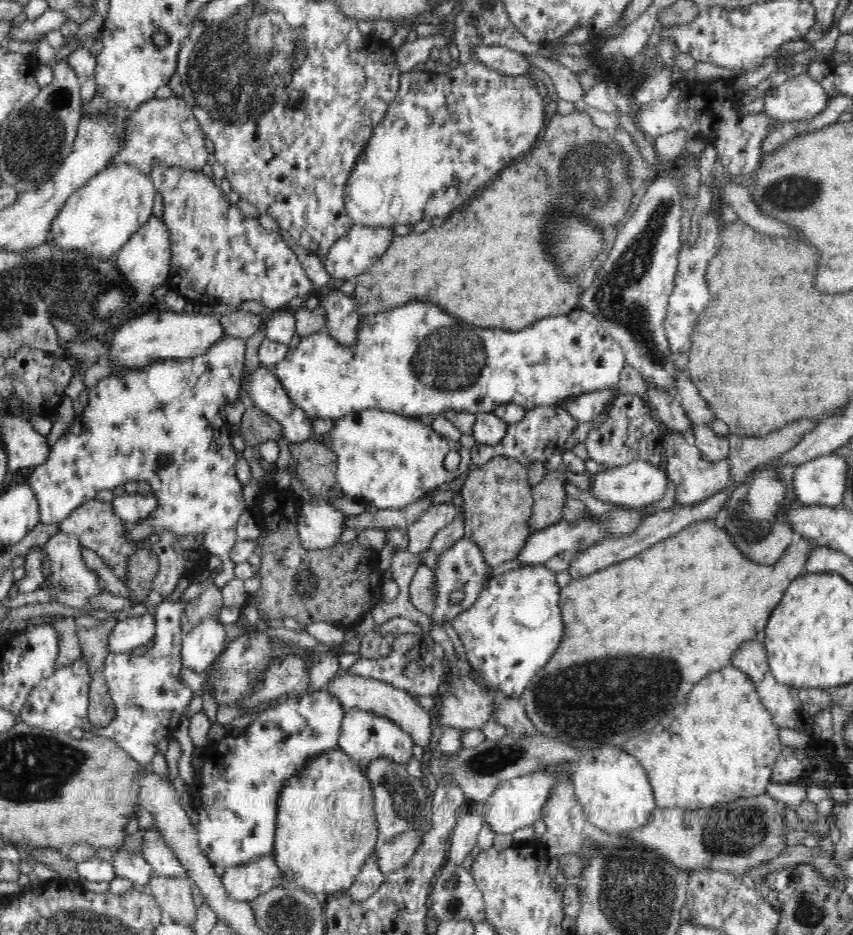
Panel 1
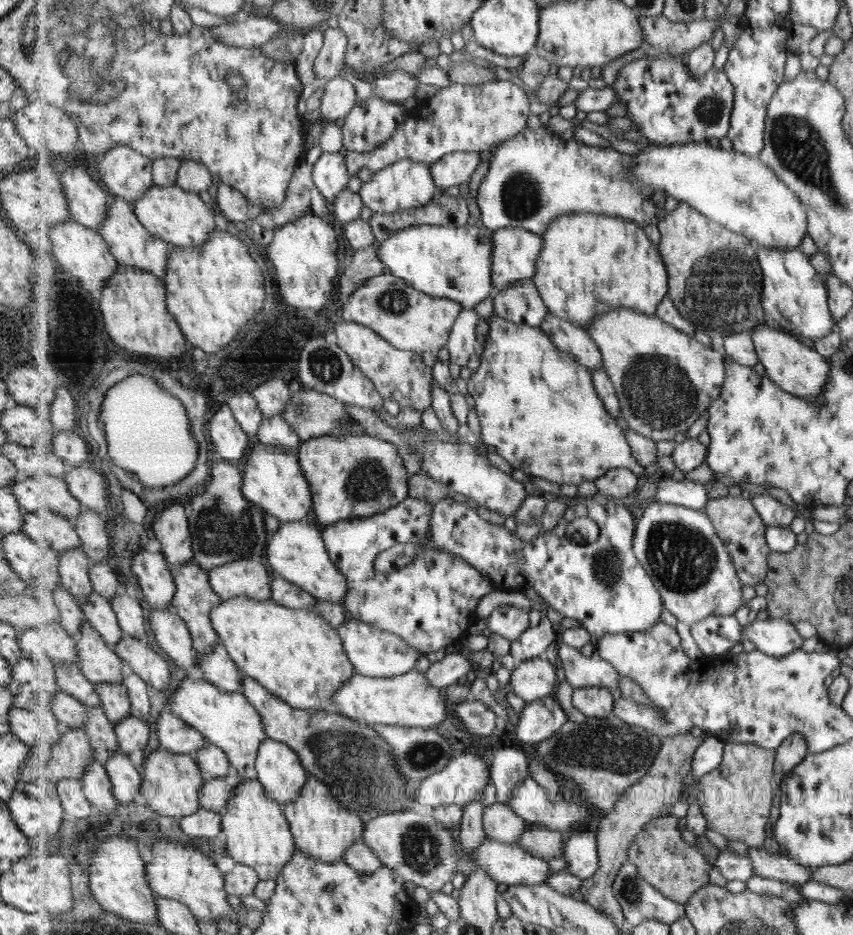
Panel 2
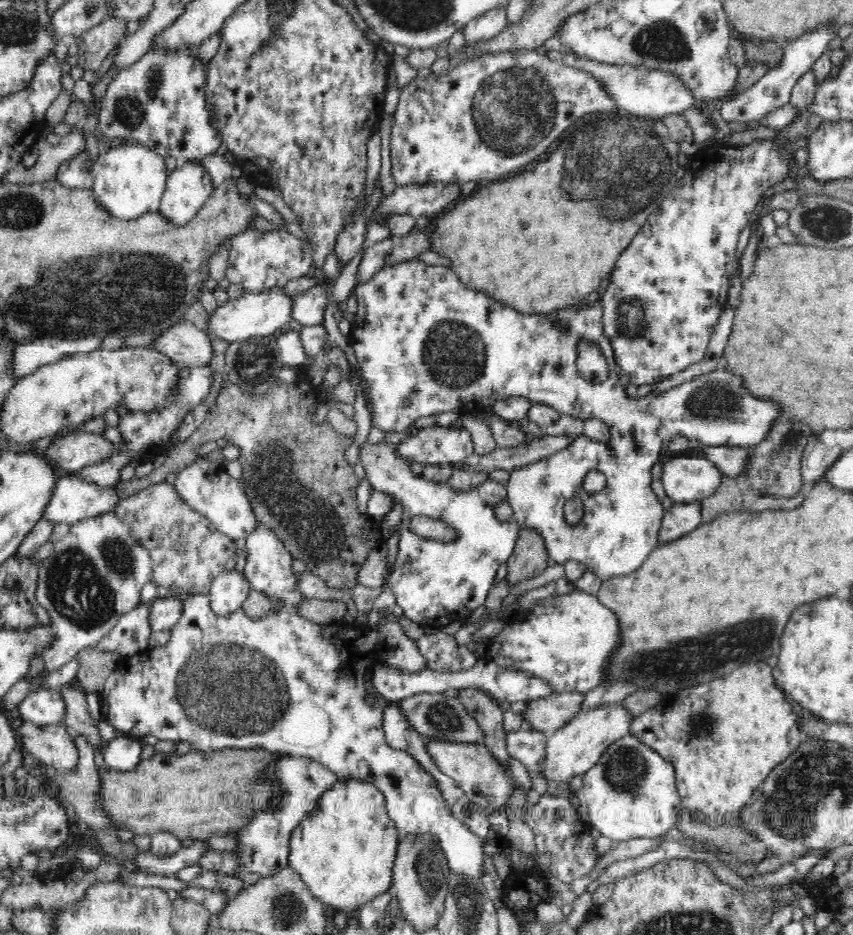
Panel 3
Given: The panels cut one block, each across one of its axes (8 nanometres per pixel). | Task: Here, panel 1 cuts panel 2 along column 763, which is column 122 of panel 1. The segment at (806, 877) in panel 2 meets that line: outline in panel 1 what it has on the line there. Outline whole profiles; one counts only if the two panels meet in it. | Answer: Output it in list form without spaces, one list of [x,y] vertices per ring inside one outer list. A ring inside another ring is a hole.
[[[113,850],[113,865],[118,877],[124,877],[136,884],[146,884],[153,875],[152,865],[143,857],[143,853]]]

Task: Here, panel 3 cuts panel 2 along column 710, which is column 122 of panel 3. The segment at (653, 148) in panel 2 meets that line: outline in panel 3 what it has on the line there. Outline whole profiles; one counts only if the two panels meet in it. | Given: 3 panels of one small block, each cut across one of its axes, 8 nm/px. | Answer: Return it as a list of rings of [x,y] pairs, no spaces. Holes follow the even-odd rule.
[[[136,142],[100,152],[91,166],[90,174],[96,199],[122,220],[134,220],[159,210],[169,176],[164,157],[154,149]]]

